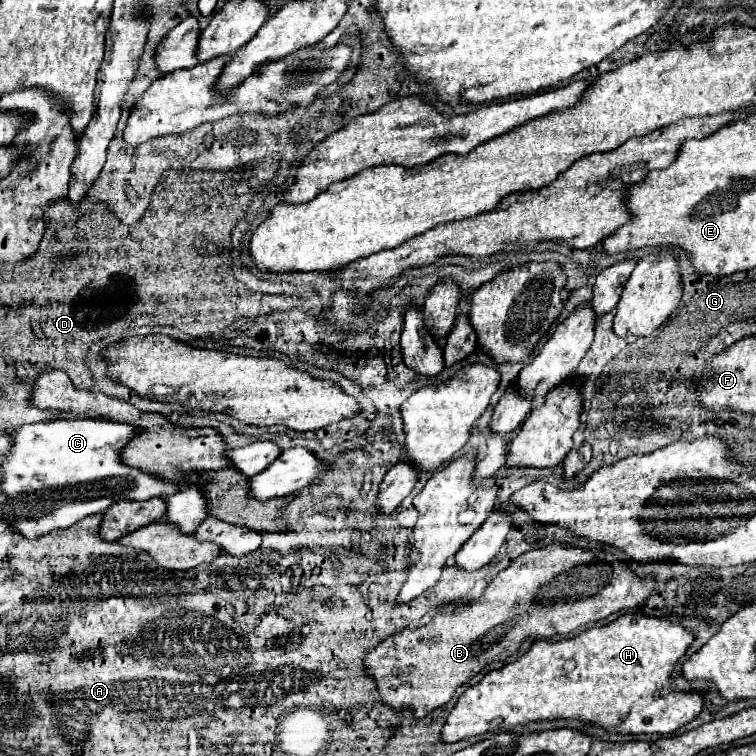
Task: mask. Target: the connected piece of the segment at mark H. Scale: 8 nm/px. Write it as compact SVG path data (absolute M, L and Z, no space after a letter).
M624 613L604 627L588 629L572 639L546 641L538 639L516 661L488 671L482 681L470 685L458 699L446 719L442 739L448 743L482 735L486 731L514 729L528 721L540 719L584 719L608 731L618 733L670 733L692 721L702 709L706 695L700 691L680 691L672 685L668 673L686 655L694 633L668 617L646 613Z

